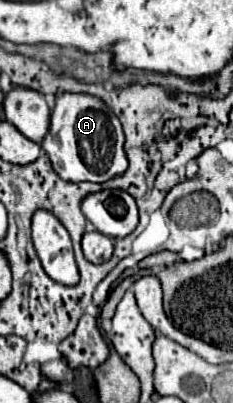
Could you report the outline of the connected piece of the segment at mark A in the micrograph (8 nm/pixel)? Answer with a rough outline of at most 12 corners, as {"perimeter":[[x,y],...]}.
{"perimeter":[[62,93],[42,141],[58,177],[128,169],[122,125],[92,95]]}

